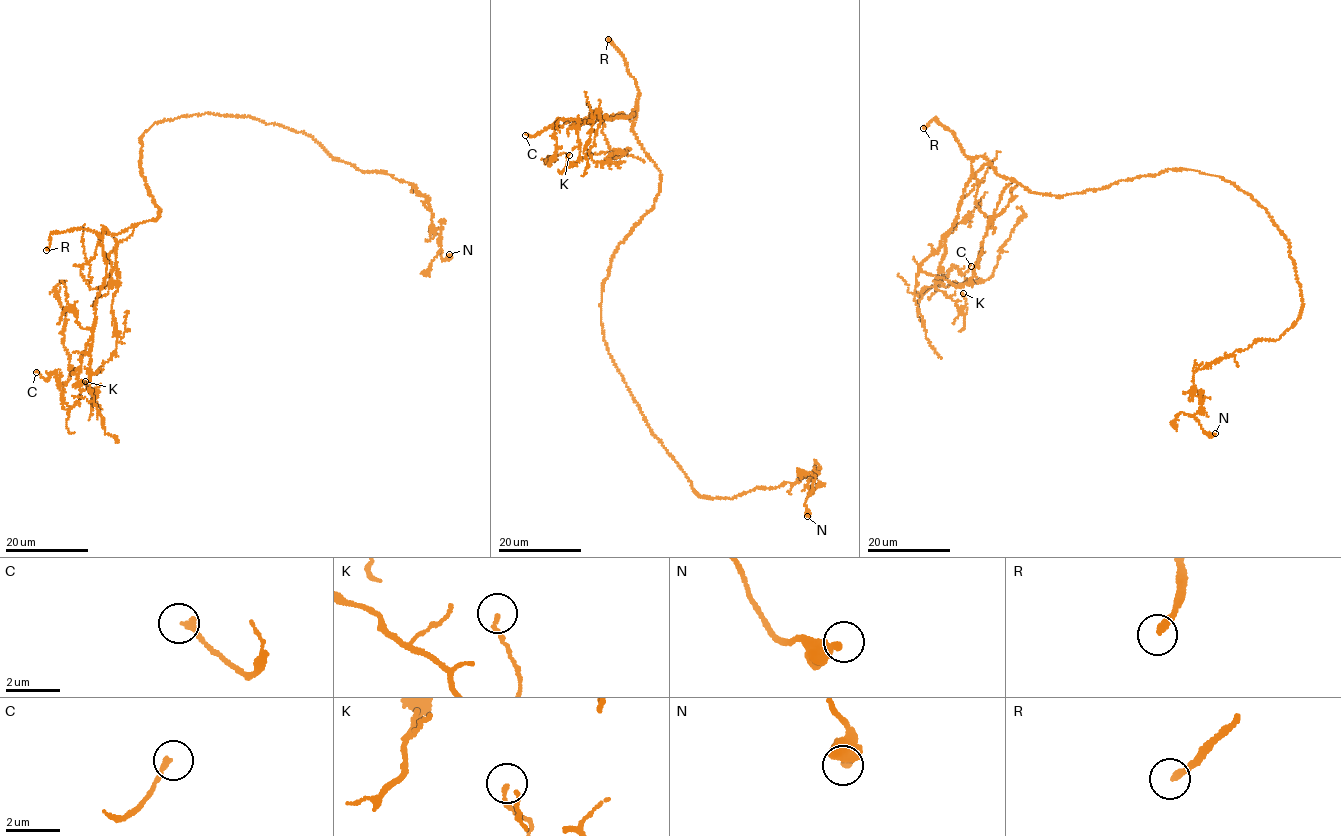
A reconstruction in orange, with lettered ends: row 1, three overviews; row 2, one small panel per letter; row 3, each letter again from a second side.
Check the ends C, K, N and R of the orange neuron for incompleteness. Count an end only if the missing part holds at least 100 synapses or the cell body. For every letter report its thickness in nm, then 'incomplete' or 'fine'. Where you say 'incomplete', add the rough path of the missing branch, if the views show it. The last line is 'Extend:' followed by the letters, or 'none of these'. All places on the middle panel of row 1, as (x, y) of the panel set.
C: 190 nm | fine
K: 120 nm | fine
N: 440 nm | fine
R: 240 nm | incomplete | (608, 39), (587, 27), (534, 16), (549, 14), (561, 1)
Extend: R

